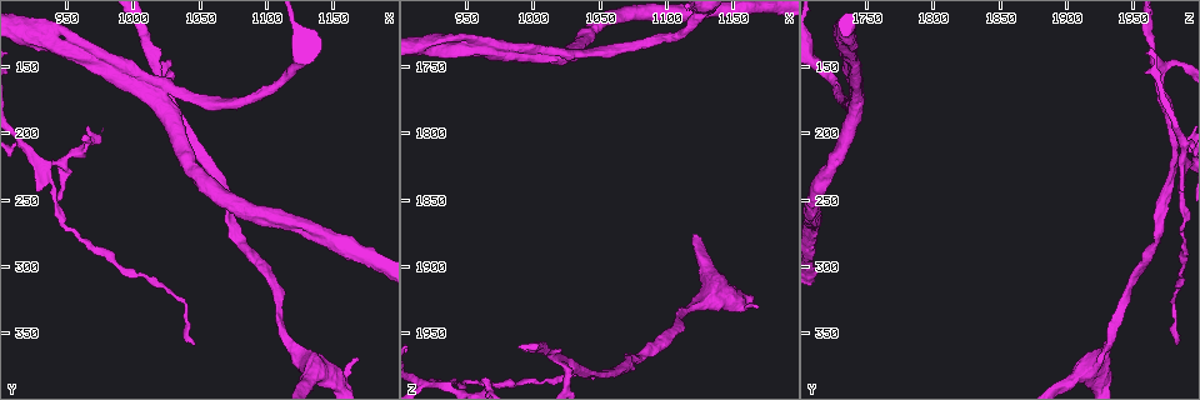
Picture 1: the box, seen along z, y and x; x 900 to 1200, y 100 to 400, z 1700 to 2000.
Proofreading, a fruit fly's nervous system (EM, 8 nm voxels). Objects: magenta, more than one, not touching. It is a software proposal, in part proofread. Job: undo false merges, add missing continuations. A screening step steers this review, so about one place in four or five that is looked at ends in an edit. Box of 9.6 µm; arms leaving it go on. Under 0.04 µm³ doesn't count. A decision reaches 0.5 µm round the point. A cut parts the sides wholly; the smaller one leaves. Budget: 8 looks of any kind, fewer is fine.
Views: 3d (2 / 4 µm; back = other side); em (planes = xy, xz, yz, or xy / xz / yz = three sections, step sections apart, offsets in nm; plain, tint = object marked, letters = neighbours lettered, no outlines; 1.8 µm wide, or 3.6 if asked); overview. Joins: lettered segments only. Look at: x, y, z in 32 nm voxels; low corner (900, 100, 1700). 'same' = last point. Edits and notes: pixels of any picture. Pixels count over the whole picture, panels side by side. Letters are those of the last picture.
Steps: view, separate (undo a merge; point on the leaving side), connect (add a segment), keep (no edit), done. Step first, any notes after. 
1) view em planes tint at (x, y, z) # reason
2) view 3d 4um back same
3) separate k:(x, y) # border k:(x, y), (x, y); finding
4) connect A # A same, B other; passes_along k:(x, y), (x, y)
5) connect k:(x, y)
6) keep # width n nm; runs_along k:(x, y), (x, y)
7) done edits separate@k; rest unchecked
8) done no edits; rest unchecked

view em planes letters at (1030, 168, 1742) # calibre changes

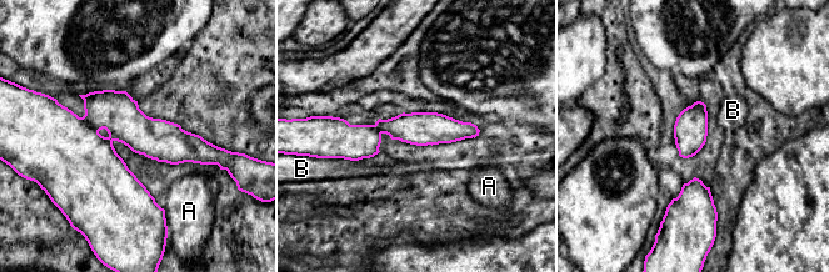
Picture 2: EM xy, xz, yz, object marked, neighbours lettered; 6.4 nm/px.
keep # A other, B other; runs_along 2:(61, 129), (134, 129), (210, 149); continuous, no second neuron

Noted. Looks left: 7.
view 3d 2um at (1022, 160, 1970) # three-way junction

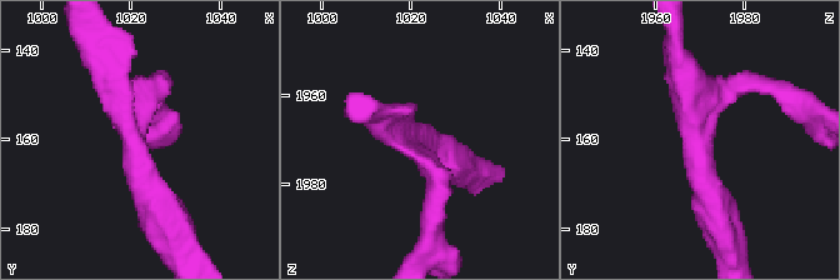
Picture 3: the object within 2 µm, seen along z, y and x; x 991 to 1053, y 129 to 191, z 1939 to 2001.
view em xz step 4 tint at (1020, 160, 1969) # arms 3

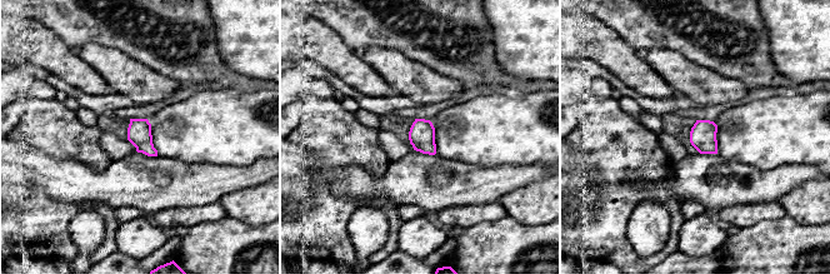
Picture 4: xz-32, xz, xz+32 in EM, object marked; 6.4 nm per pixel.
view em planes letters same

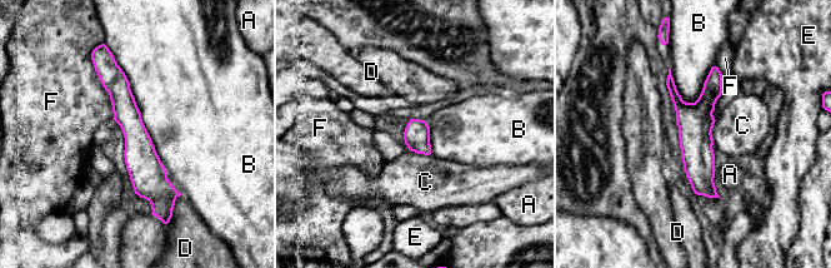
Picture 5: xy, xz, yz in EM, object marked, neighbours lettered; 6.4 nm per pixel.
keep # width 170 nm; longest_contact B 850 nm; A other, B other, C other, D other, E other, F other; one neuron here

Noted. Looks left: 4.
view 3d 2um back at (960, 202, 1984) # free end

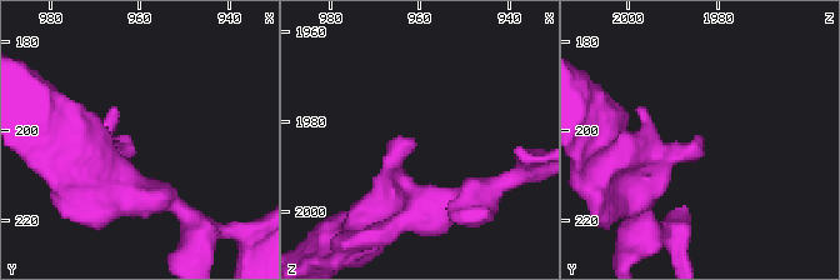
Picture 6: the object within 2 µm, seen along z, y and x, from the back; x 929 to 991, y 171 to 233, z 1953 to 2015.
view em xz step 16 letters at (961, 205, 1984)

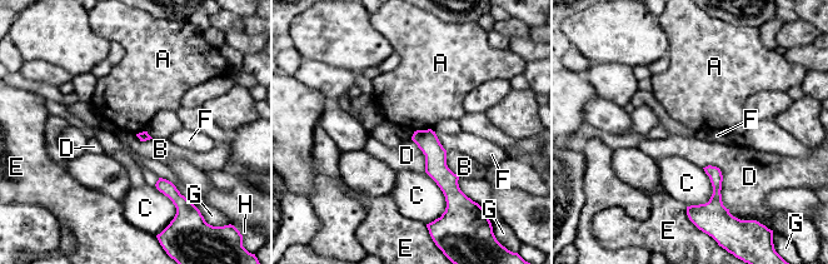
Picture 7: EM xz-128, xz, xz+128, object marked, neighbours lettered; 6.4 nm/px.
keep # A other, B other, C other, D other, E other, F other, G other, H other; runs_along 7:(417, 134), (434, 152), (450, 198); none of them fits

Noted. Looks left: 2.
done no edits; rest unchecked

